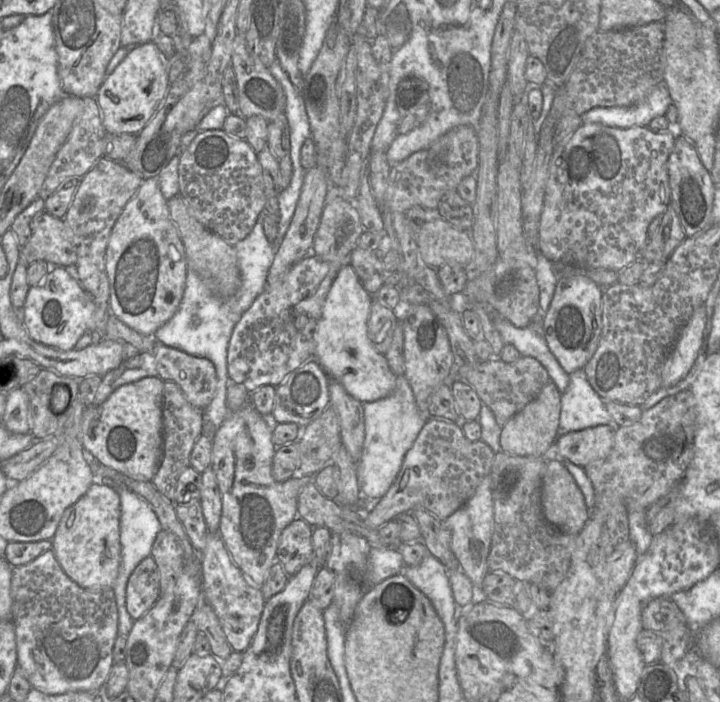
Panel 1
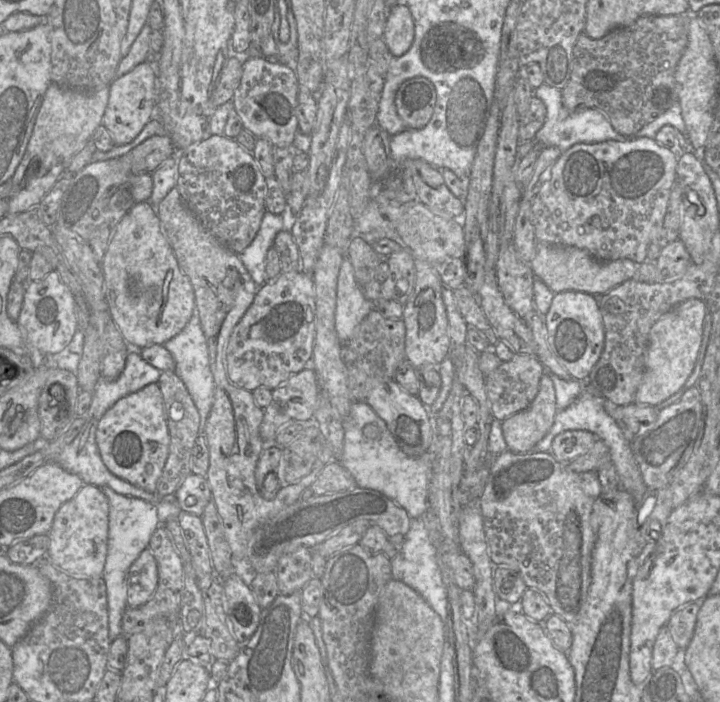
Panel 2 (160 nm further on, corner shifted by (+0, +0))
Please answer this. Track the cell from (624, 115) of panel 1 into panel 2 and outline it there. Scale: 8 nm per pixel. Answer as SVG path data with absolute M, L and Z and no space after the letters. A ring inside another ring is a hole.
M542 84L534 89L534 95L541 99L546 108L547 116L543 127L537 132L534 141L536 141L534 150L541 152L546 147L557 147L565 152L570 147L578 143L594 144L609 140L624 142L626 136L619 134L614 130L605 114L598 109L584 109L582 111L570 112L562 103L562 91Z

